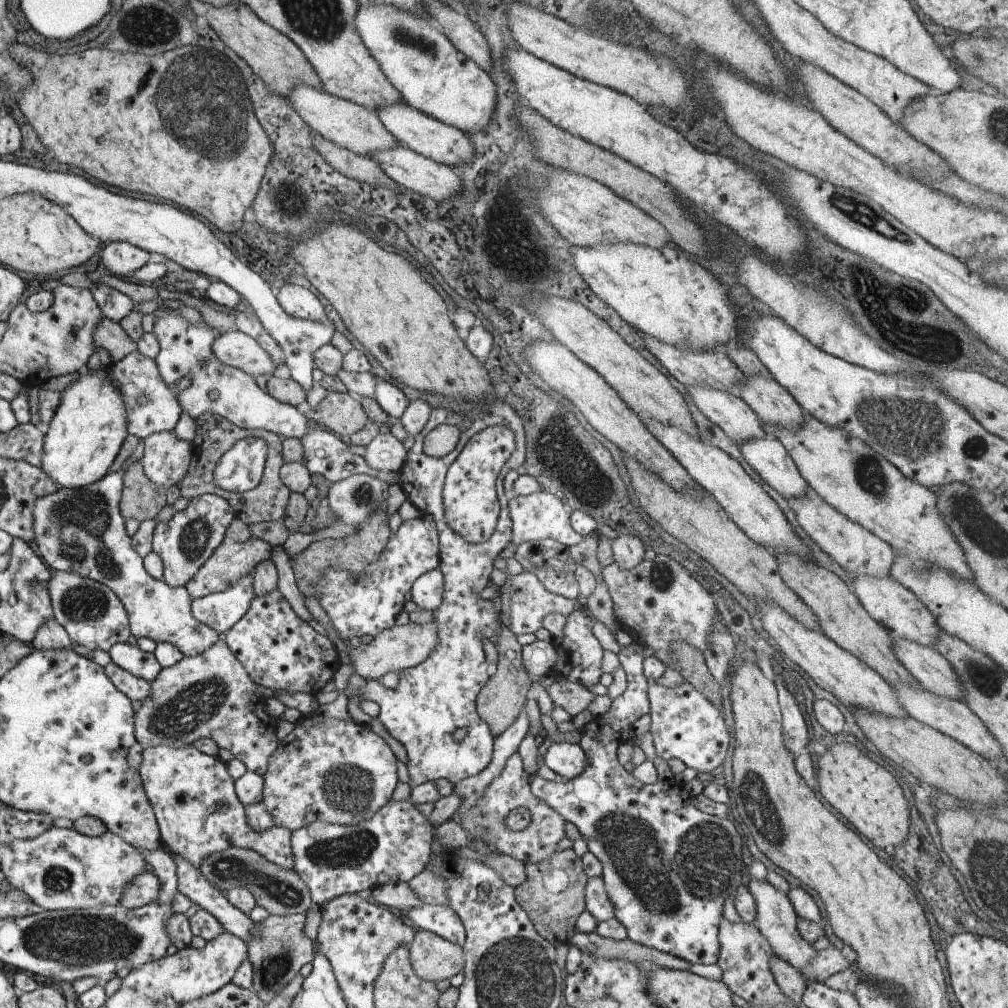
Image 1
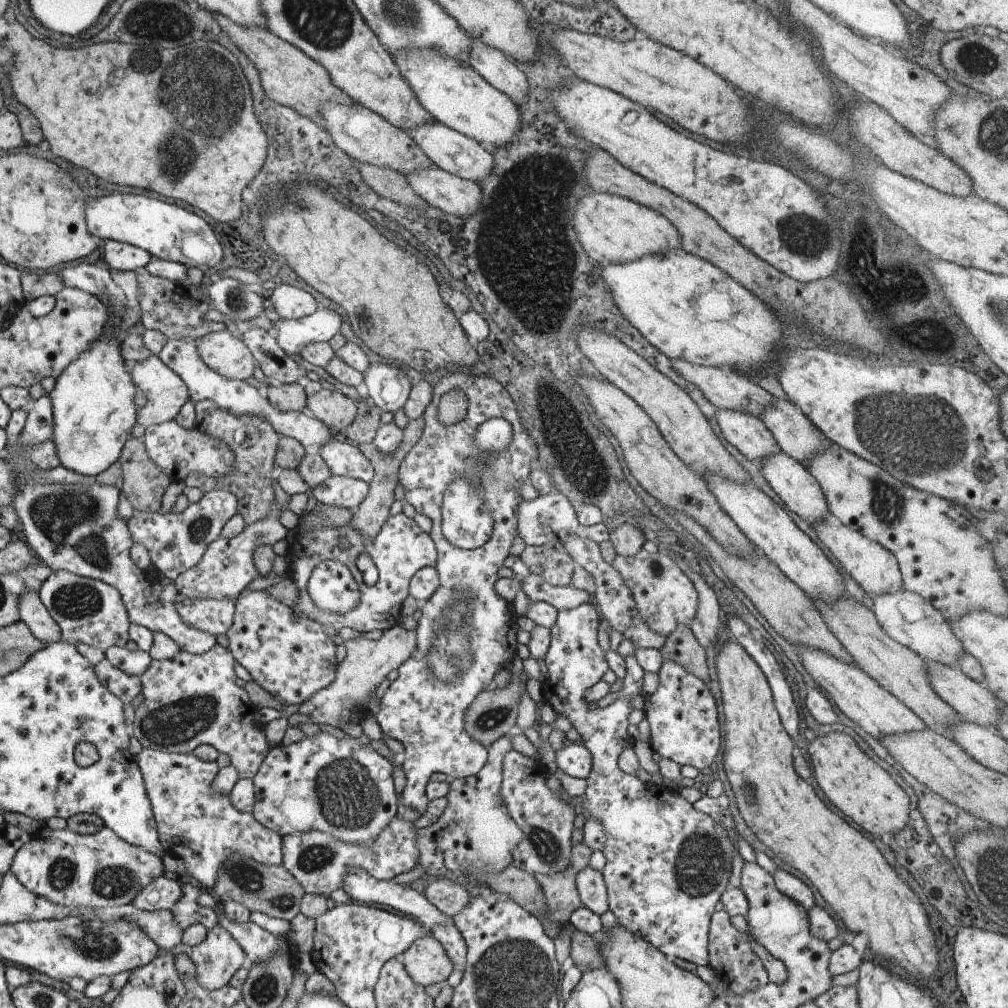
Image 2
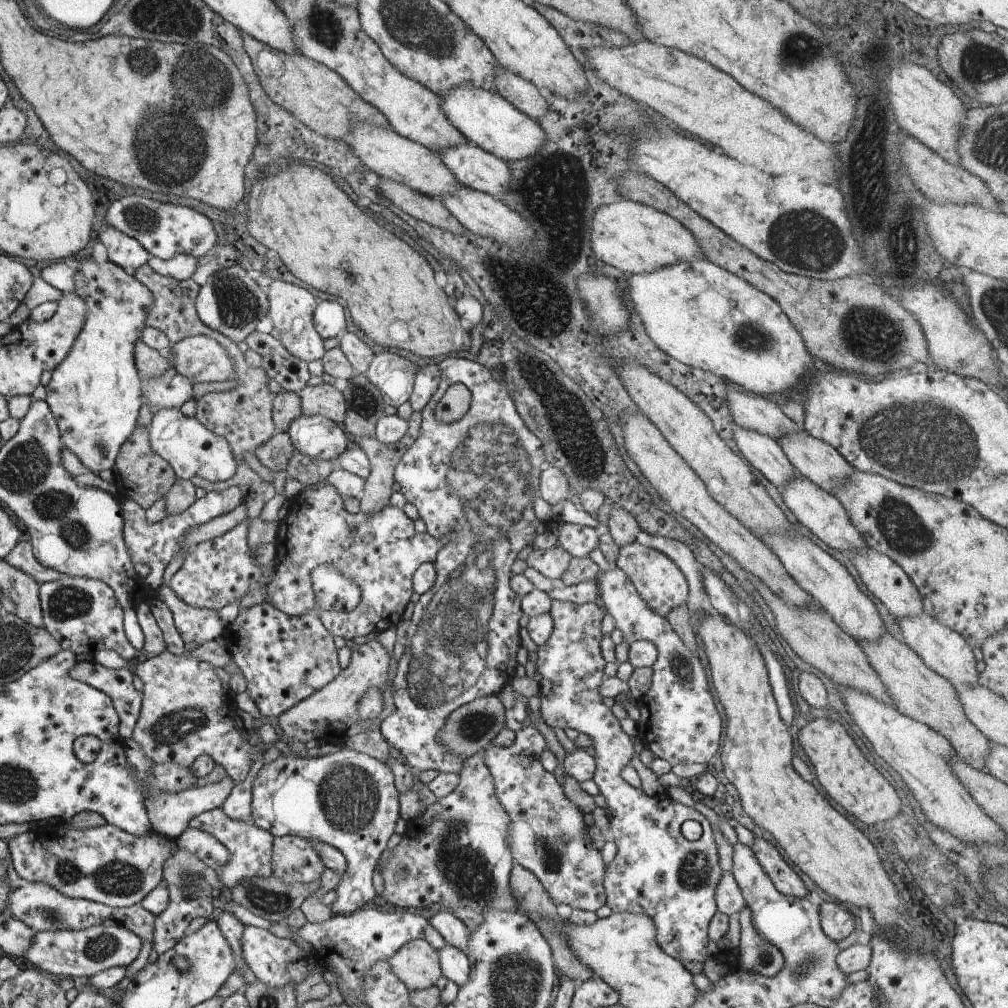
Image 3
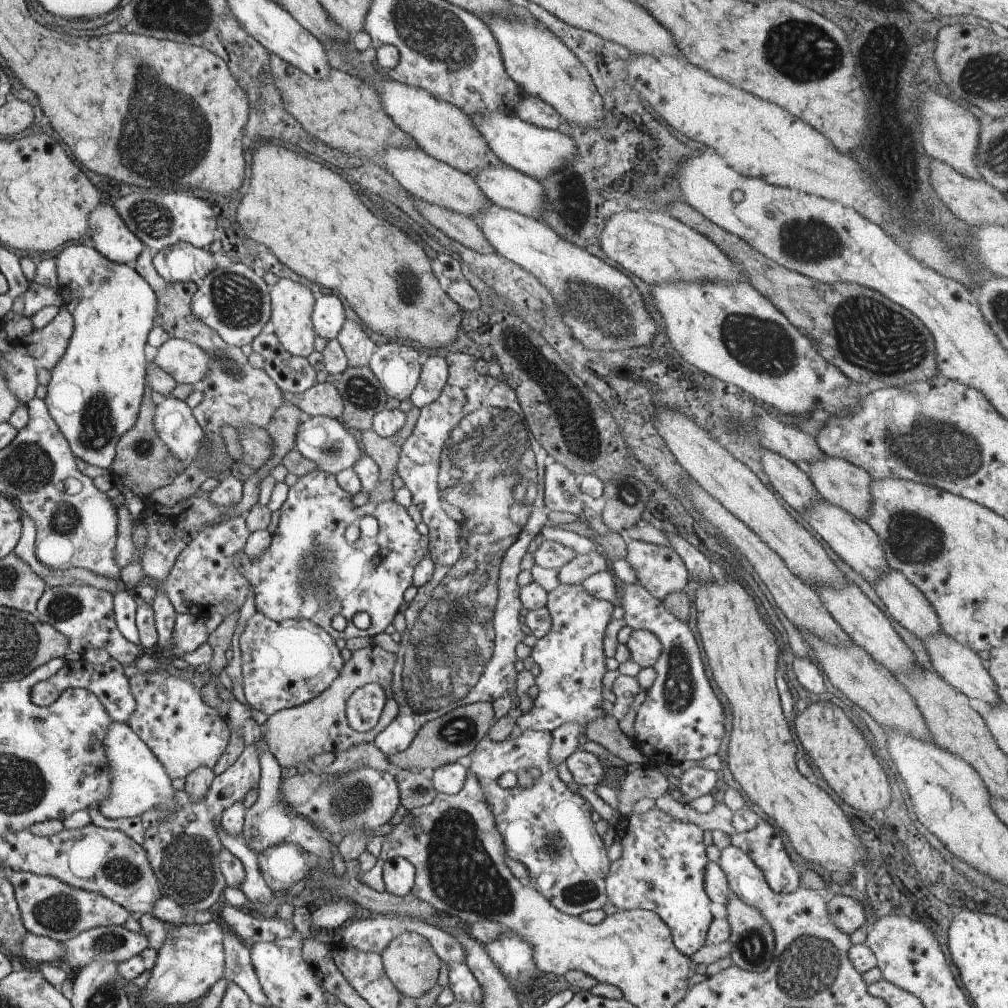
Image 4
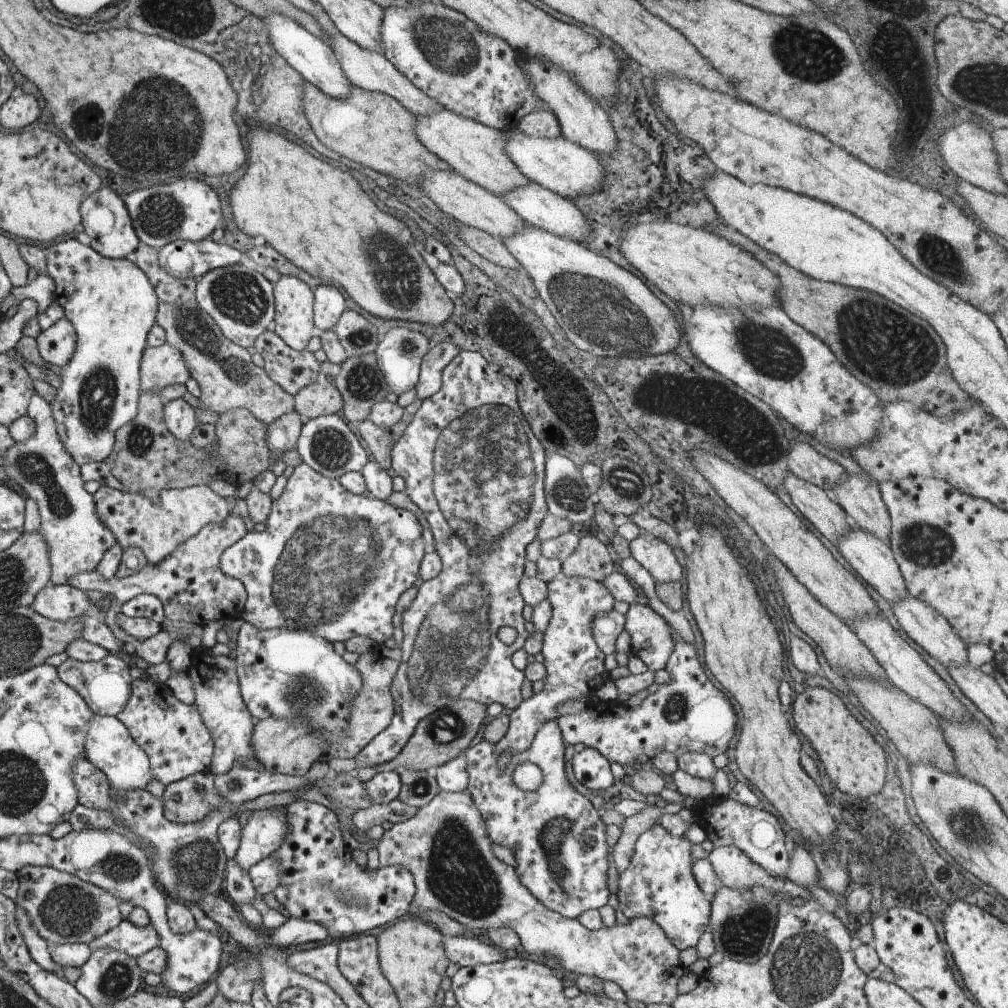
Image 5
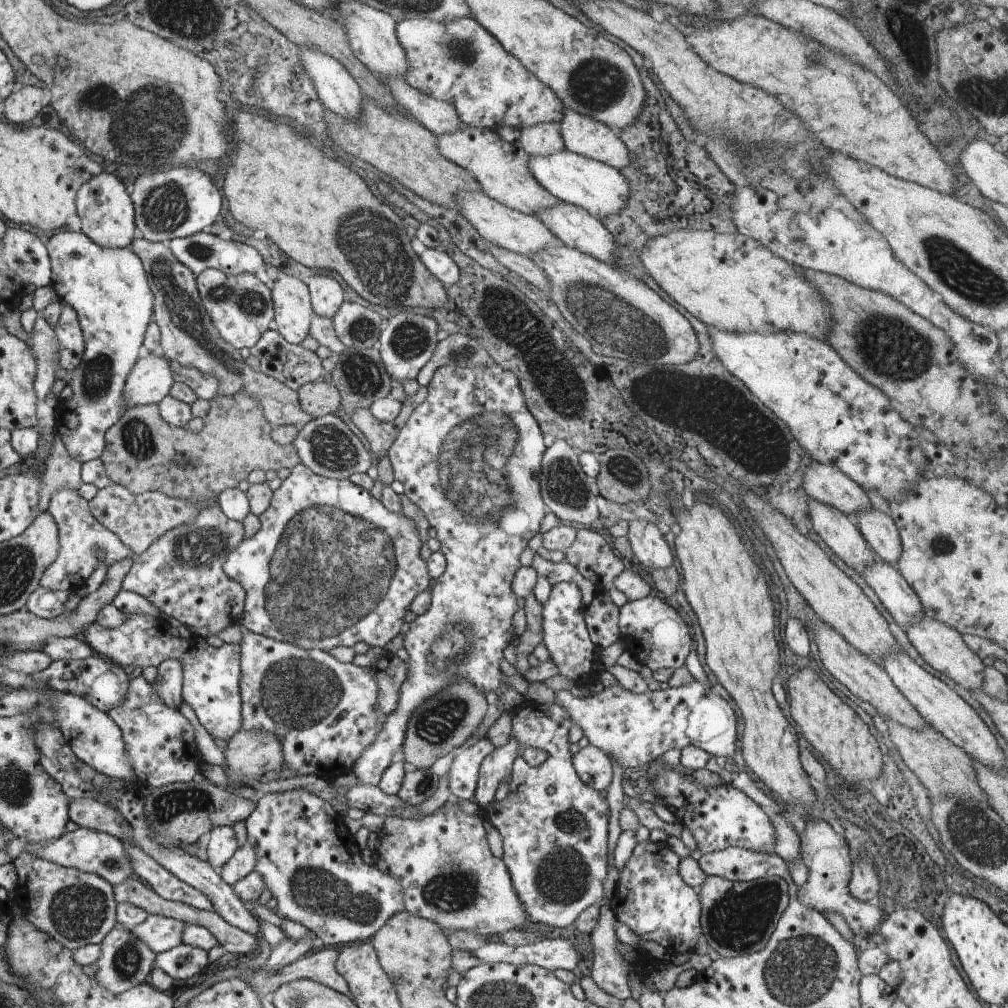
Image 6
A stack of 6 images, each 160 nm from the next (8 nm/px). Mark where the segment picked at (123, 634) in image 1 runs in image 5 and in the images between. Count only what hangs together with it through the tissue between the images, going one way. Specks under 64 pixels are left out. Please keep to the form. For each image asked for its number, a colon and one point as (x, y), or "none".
2: (89, 611)
3: (83, 614)
4: (85, 614)
5: (57, 602)

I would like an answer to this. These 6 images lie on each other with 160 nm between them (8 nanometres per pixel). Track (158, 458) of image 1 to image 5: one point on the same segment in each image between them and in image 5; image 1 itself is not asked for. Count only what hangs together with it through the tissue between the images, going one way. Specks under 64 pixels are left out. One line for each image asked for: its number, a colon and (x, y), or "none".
2: (179, 451)
3: (191, 448)
4: (174, 421)
5: (180, 418)

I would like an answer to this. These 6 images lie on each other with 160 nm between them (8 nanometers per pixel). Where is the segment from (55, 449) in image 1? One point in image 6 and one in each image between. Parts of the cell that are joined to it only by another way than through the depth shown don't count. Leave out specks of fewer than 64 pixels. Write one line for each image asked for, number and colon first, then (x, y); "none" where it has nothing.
2: (93, 399)
3: (95, 393)
4: (94, 393)
5: (112, 304)
6: (107, 287)

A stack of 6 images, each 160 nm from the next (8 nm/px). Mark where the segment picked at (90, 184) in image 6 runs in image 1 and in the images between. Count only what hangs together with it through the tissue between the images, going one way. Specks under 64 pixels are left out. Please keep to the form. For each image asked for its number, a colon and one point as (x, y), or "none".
1: (121, 258)
2: (121, 256)
3: (126, 251)
4: (112, 237)
5: (106, 221)

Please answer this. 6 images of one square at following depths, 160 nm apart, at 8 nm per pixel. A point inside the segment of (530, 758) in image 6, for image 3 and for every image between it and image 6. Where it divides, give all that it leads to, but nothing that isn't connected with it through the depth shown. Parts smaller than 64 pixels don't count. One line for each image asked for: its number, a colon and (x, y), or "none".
3: (656, 871)
4: (572, 662)
5: (574, 664)

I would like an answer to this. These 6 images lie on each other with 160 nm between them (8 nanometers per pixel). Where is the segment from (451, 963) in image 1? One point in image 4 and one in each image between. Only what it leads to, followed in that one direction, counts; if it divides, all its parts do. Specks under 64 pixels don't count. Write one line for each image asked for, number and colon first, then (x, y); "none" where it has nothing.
2: (426, 961)
3: (416, 964)
4: (410, 960)

